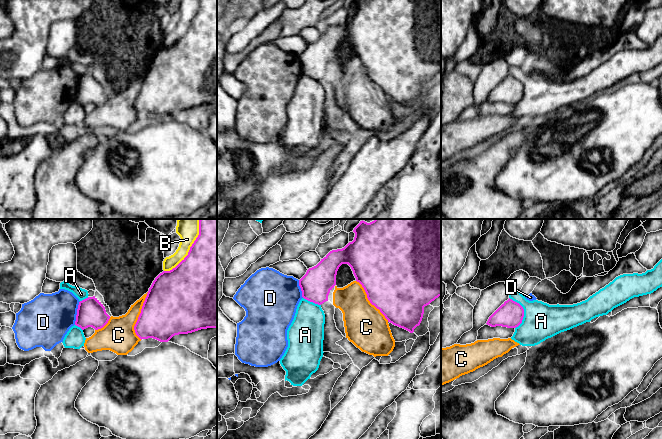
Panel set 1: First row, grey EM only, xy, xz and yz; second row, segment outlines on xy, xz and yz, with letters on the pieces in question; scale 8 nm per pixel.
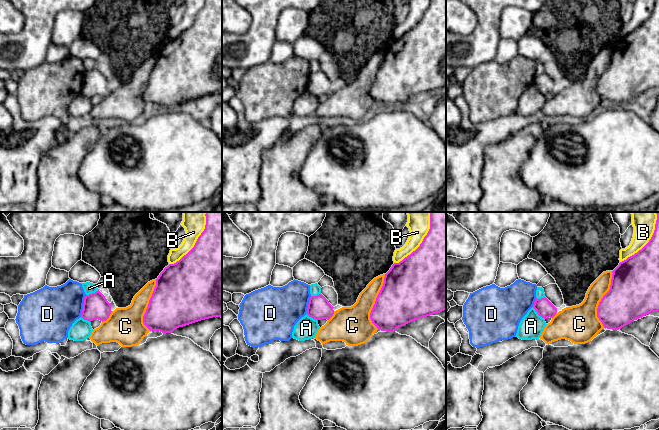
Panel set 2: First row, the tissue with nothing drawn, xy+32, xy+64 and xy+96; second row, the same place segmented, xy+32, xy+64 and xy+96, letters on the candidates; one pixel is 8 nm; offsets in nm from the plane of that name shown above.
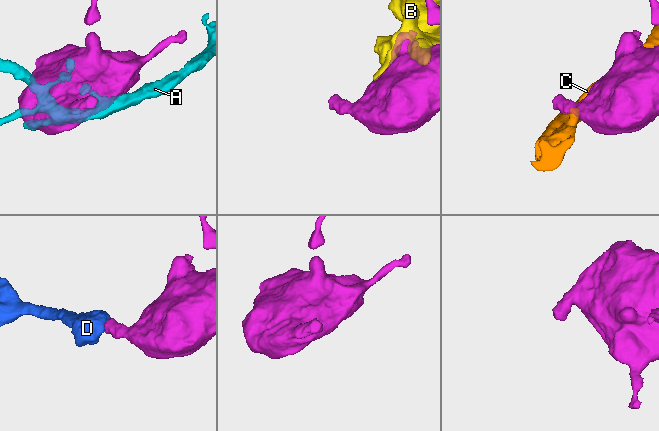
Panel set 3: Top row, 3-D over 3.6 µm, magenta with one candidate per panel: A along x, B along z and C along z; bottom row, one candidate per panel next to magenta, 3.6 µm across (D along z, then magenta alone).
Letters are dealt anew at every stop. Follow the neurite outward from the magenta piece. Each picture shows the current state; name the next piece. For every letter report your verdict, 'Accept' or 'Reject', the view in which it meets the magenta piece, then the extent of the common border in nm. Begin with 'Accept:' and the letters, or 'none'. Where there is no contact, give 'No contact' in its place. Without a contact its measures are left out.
Accept: none
A: Reject. Touches magenta in yz. Shared border 260 nm
B: Reject. Touches magenta in xy. Shared border 480 nm
C: Reject. Touches magenta in xy. Shared border 380 nm
D: Reject. Touches magenta in xy. Shared border 200 nm

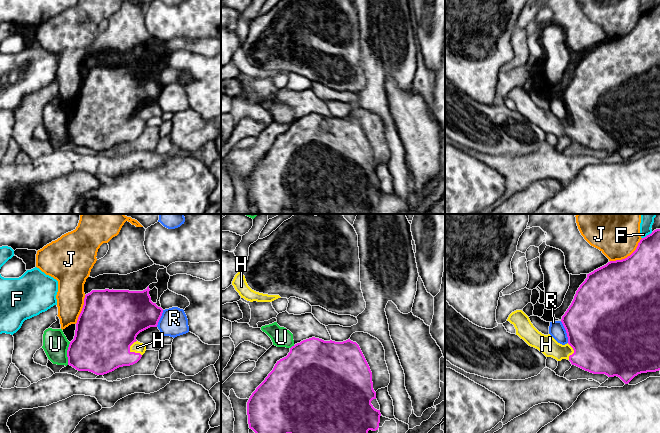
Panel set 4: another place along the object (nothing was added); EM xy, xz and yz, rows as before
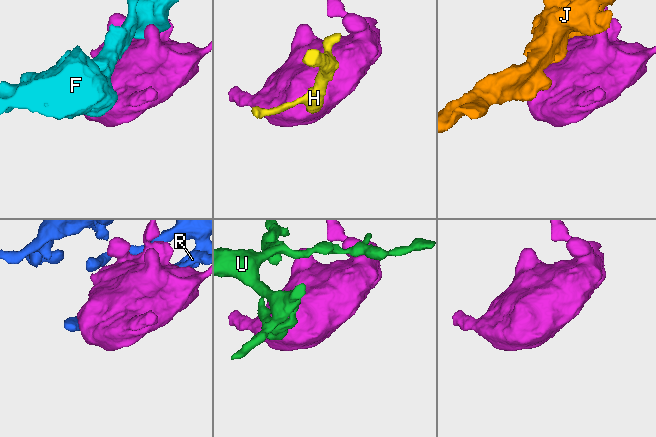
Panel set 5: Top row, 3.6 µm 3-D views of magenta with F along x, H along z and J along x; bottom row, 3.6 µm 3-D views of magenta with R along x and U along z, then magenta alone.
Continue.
Accept: H
F: Reject. Touches magenta in yz. Shared border 100 nm
H: Accept. Touches magenta in xy. Shared border 130 nm
J: Reject. Touches magenta in yz. Shared border 320 nm
R: Reject. Touches magenta in yz. Shared border 190 nm
U: Reject. Touches magenta in xy. Shared border 190 nm

